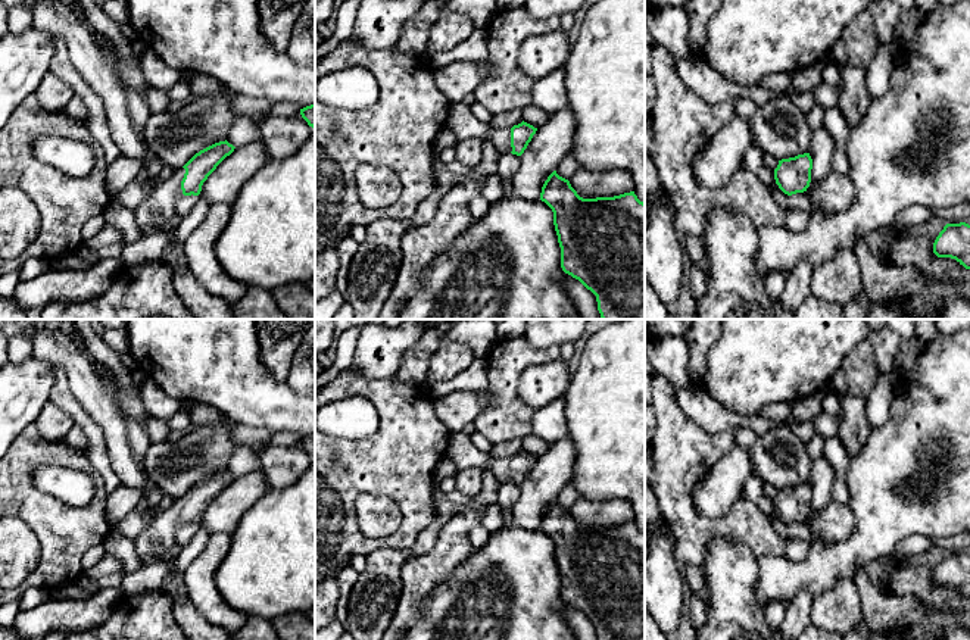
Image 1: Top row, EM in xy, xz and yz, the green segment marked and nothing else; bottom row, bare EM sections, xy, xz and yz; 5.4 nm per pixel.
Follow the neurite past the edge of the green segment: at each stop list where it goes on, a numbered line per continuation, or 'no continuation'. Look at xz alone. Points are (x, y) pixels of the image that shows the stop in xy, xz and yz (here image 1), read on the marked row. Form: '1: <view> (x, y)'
1: xz (499, 137)

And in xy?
1: xy (164, 196)

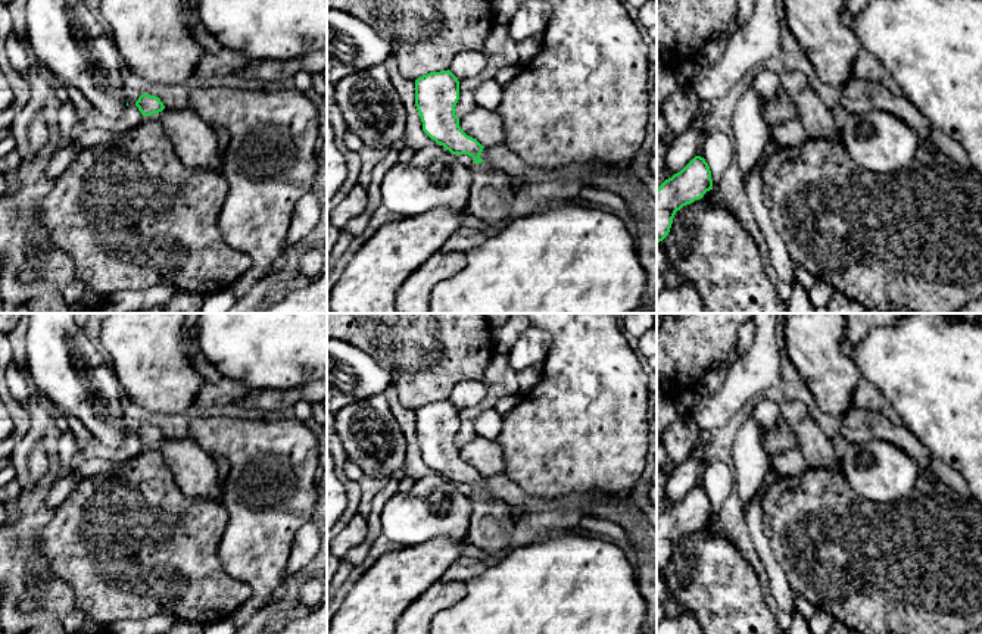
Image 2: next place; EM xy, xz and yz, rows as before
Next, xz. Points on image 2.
1: xz (490, 199)

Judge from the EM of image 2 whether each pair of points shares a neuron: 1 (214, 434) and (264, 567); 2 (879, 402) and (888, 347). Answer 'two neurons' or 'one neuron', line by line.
1: one neuron
2: two neurons

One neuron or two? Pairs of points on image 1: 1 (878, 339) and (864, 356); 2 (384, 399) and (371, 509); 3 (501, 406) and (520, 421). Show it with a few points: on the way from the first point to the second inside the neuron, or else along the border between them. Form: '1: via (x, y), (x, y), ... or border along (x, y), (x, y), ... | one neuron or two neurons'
1: border along (867, 339), (873, 349), (876, 367), (880, 371) | two neurons
2: border along (356, 496), (362, 493), (386, 496), (402, 515) | two neurons
3: via (505, 411), (515, 421) | one neuron

